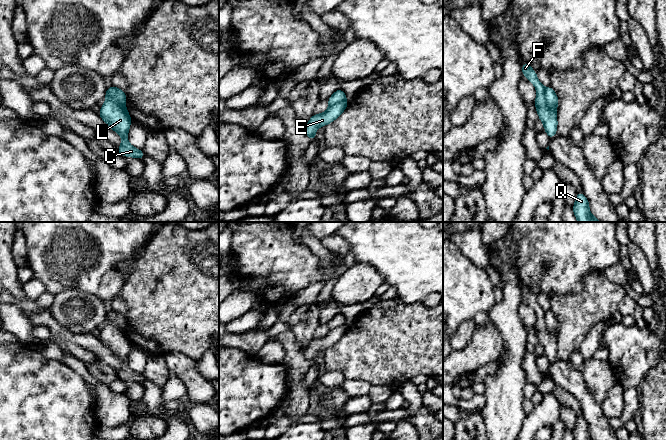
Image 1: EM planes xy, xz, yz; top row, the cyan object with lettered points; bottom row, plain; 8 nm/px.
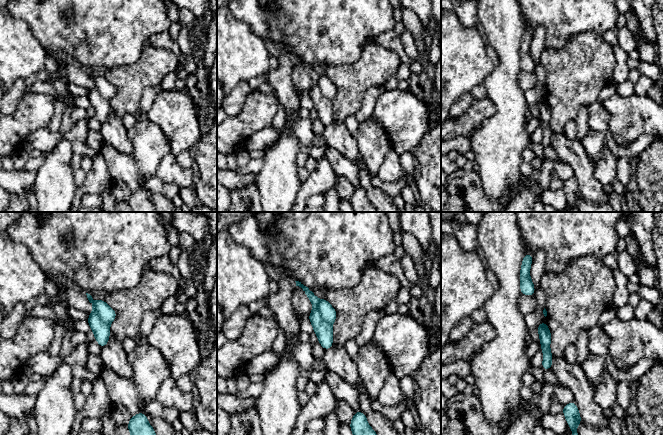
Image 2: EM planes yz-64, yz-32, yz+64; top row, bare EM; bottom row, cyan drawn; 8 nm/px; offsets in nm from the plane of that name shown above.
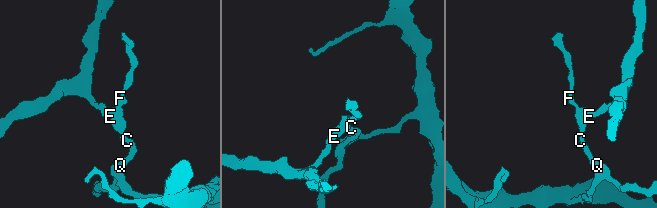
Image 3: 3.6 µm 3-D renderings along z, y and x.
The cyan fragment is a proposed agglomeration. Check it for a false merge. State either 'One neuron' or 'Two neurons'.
Two neurons

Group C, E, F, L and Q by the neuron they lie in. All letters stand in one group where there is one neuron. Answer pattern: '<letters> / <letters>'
C F L Q / E

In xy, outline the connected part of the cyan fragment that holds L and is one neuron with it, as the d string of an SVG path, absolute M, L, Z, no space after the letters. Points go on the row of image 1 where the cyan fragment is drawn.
M107 99L101 106L99 112L100 118L109 125L109 127L119 134L122 138L121 145L117 148L118 154L124 157L134 157L139 160L144 159L143 150L134 148L128 142L128 131L131 126L131 116L126 106Z

